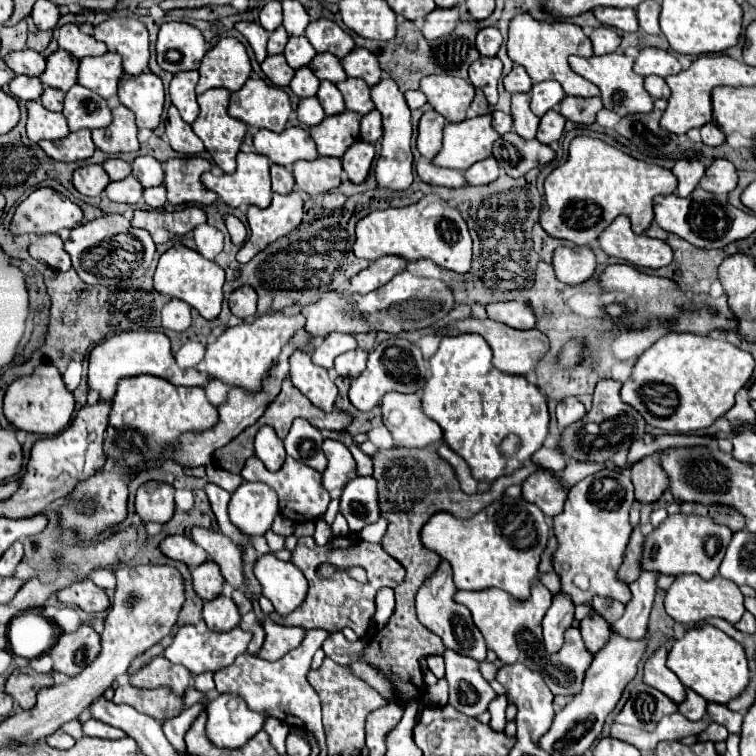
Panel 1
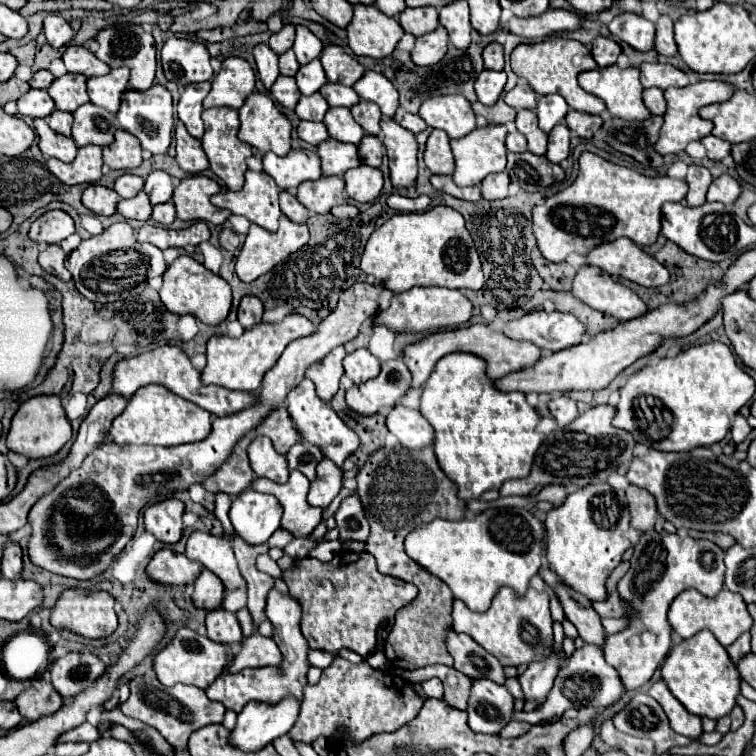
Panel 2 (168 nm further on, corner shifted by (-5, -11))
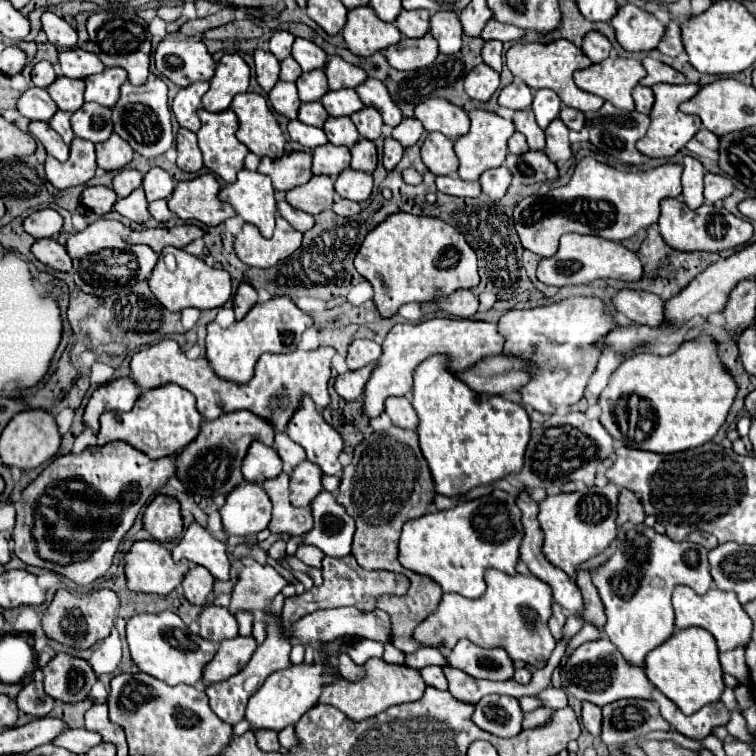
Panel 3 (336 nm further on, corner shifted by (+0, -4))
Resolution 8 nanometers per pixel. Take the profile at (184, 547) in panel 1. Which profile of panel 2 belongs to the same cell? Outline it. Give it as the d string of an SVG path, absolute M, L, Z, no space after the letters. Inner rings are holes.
M167 548L157 550L147 564L145 572L153 582L159 584L193 584L201 574L203 566L189 560L185 554L175 554Z

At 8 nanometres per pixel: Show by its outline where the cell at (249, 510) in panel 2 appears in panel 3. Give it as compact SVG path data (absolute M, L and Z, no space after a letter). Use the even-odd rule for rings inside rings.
M242 483L228 493L220 515L228 535L256 535L270 523L272 501L258 483Z

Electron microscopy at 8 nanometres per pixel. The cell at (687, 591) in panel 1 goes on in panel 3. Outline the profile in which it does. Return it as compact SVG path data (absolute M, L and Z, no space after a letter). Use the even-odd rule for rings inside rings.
M678 585L672 593L672 605L676 613L676 629L694 627L694 625L708 629L716 637L720 651L730 651L738 645L744 647L748 643L748 637L752 631L752 619L742 609L736 593L732 591L722 591L718 587L712 587L706 595L698 595L688 585Z

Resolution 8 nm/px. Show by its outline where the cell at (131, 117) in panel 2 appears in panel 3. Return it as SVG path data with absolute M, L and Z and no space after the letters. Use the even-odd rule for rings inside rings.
M150 75L150 79L140 87L124 83L120 87L120 99L118 99L116 107L112 109L112 121L114 121L114 133L118 133L122 139L126 139L136 153L140 153L144 157L158 157L158 155L166 153L174 143L172 113L168 107L166 83L154 75Z

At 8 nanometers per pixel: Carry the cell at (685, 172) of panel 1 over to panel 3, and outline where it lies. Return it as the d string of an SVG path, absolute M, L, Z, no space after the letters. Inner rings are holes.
M686 155L684 157L684 173L682 173L682 201L696 209L704 203L702 197L702 179L704 179L704 167L696 157Z

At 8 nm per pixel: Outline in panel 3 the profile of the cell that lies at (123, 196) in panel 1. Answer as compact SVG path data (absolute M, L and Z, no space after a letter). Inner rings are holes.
M138 187L134 189L128 197L124 199L118 199L116 205L114 205L114 211L118 211L120 215L132 219L132 221L138 221L138 223L144 223L150 219L150 213L148 213L148 201L144 197L144 191Z

